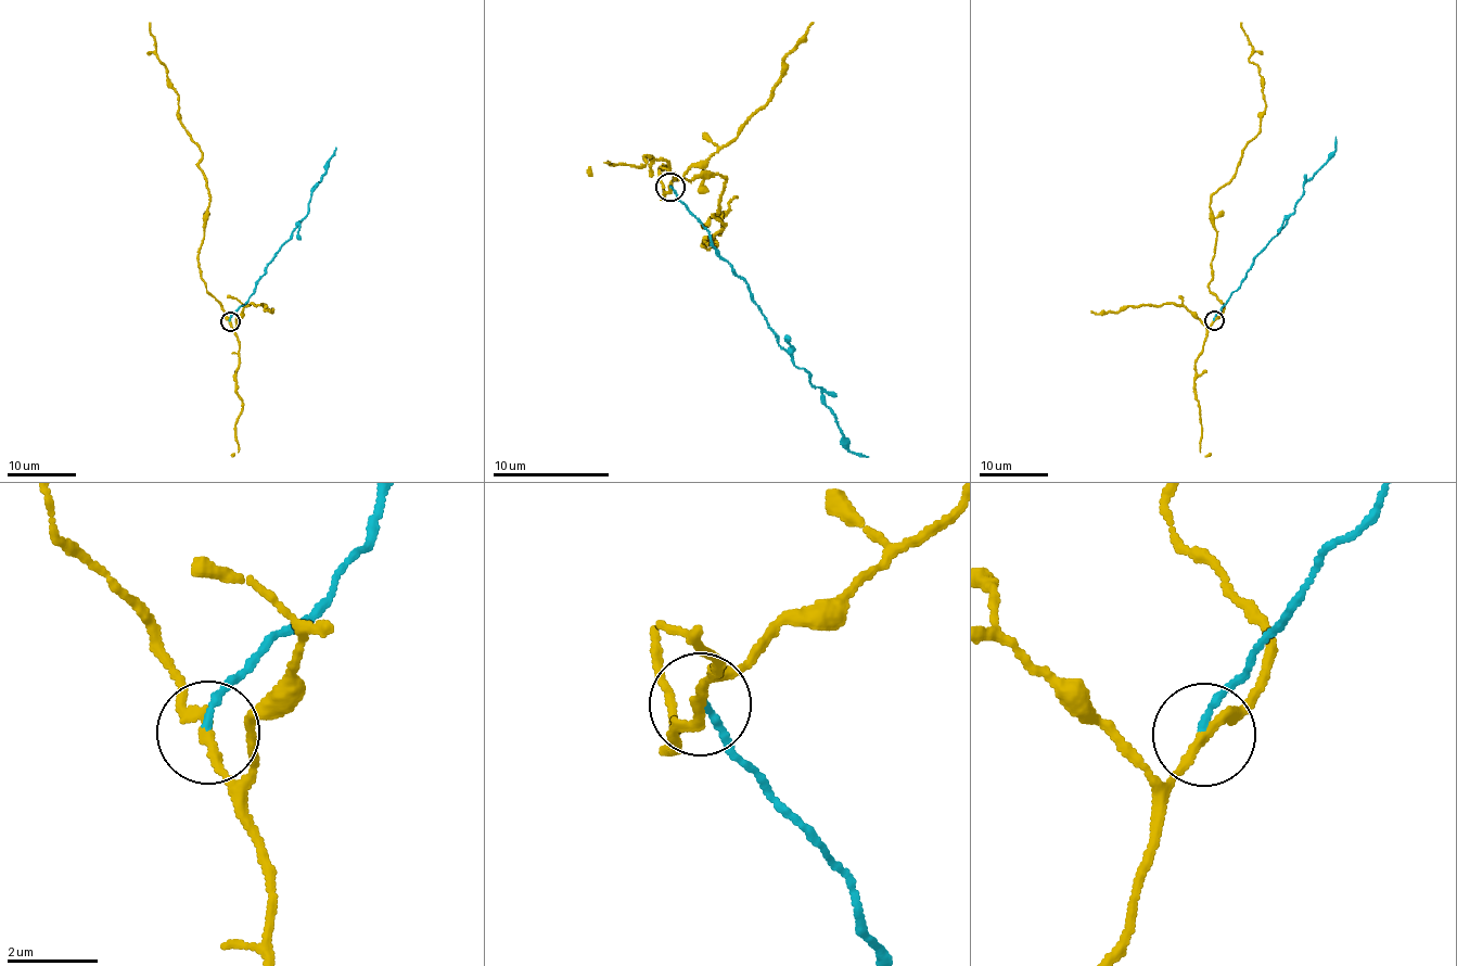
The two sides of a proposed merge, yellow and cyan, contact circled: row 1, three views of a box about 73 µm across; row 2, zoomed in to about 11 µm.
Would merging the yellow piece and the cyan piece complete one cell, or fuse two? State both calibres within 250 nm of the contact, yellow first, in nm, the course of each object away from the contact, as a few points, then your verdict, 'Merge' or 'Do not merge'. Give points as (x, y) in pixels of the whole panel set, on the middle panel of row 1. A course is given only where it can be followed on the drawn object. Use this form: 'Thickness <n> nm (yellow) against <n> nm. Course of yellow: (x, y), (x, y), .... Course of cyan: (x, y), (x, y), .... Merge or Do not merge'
Thickness 200 nm (yellow) against 150 nm. Course of yellow: (672, 188), (664, 196), (660, 167), (727, 178), (714, 216), (726, 223), (704, 249), (738, 196). Course of cyan: (672, 188), (677, 200), (707, 229), (717, 254), (746, 283), (778, 343), (819, 386), (851, 449), (869, 456). Do not merge

